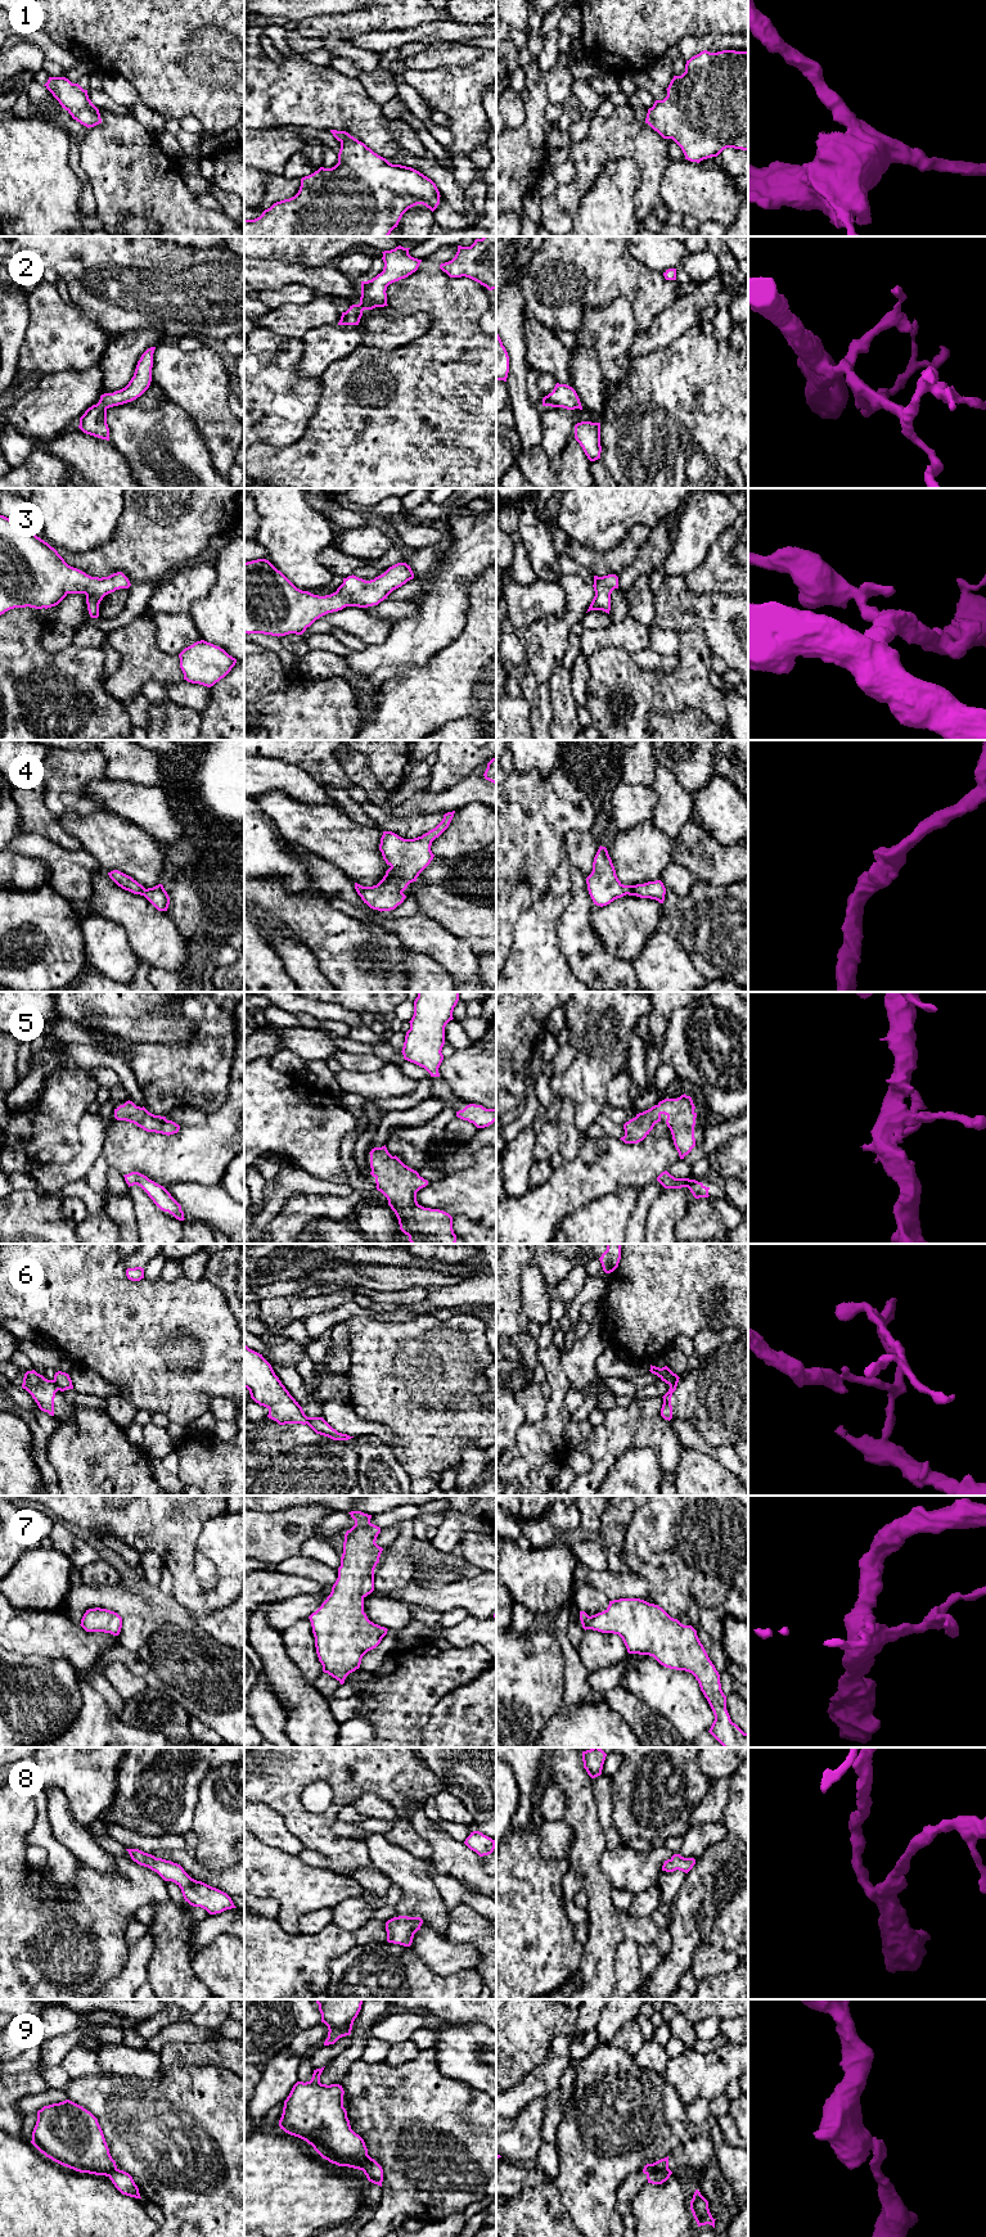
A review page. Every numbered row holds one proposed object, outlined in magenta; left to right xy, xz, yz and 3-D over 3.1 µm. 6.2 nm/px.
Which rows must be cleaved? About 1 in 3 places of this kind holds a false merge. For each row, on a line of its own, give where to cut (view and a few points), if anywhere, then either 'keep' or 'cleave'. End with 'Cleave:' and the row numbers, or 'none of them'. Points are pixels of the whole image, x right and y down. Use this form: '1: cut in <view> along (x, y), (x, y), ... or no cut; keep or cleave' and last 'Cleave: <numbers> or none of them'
1: no cut; keep
2: no cut; keep
3: no cut; keep
4: no cut; keep
5: no cut; keep
6: cut in xy along (52, 1380), (58, 1389); cleave
7: no cut; keep
8: no cut; keep
9: cut in yz along (667, 2168), (651, 2172), (647, 2175); cleave
Cleave: 6, 9

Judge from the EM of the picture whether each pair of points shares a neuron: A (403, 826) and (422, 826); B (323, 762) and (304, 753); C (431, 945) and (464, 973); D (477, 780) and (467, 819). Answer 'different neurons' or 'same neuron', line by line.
A: same neuron
B: same neuron
C: same neuron
D: different neurons

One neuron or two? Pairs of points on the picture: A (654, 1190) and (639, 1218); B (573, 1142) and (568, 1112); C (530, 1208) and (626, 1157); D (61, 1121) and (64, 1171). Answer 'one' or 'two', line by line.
A: one
B: one
C: one
D: two

